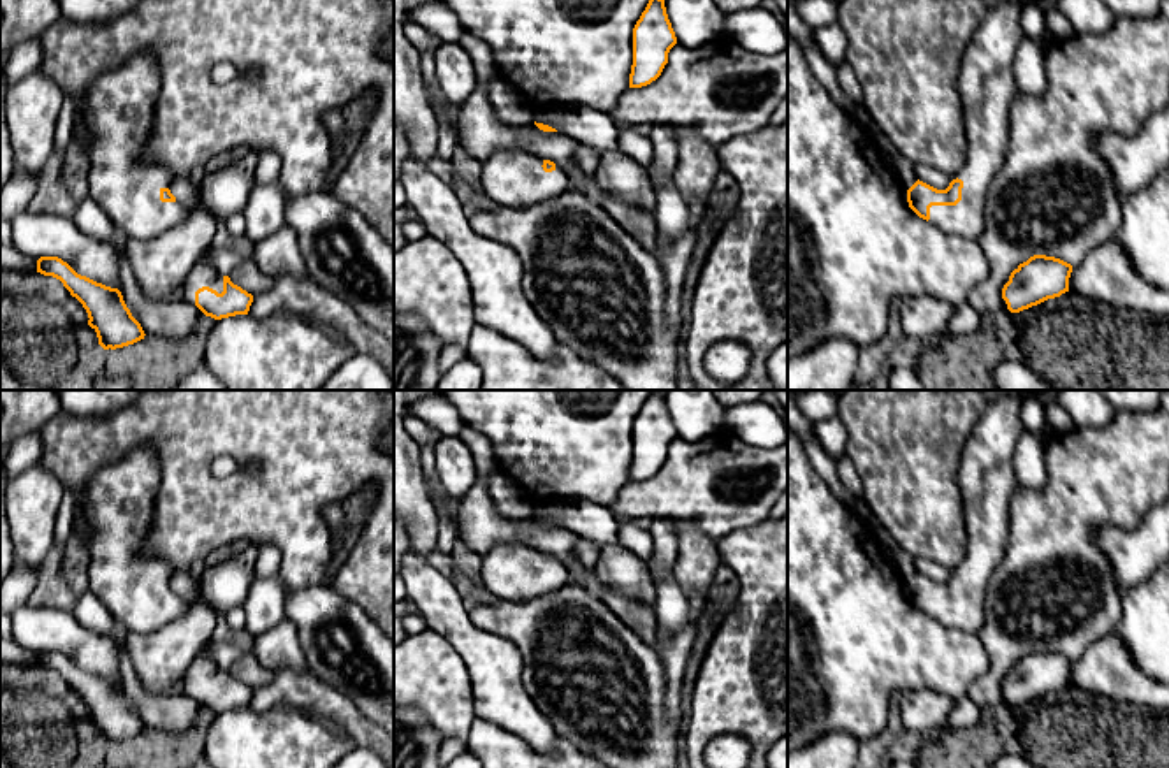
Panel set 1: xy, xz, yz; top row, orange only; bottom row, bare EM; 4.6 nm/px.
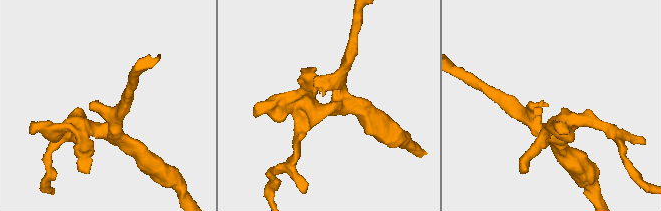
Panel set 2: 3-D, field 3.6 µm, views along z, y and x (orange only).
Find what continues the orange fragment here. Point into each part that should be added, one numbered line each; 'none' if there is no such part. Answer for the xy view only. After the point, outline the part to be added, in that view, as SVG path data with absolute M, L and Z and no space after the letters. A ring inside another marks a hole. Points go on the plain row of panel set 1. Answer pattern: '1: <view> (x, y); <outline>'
1: xy (203, 666); M204 648L195 656L183 677L185 692L195 698L195 685L202 680L209 680L218 687L223 685L223 670L213 661L209 652L206 652Z

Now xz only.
1: xz (514, 572); M520 541L494 545L485 555L483 585L501 601L529 601L570 583L563 559L543 564L543 552Z

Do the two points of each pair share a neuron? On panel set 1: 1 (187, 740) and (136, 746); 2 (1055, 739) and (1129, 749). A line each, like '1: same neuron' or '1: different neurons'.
1: same neuron
2: same neuron

